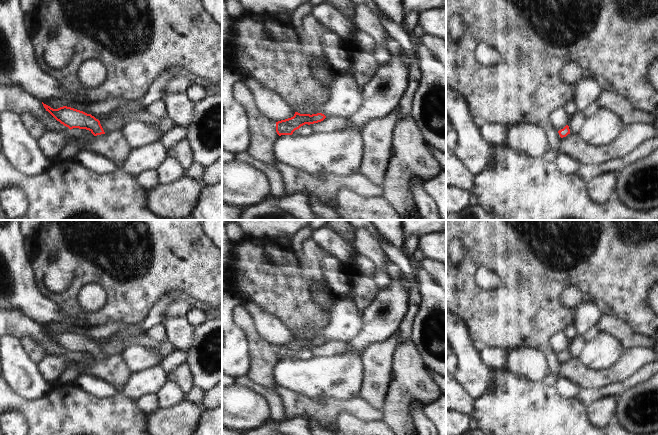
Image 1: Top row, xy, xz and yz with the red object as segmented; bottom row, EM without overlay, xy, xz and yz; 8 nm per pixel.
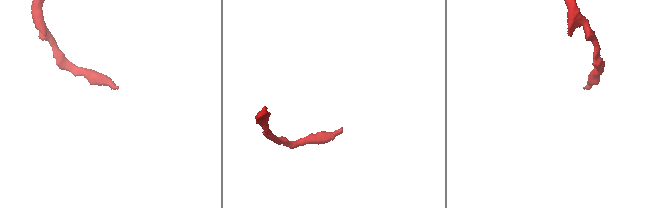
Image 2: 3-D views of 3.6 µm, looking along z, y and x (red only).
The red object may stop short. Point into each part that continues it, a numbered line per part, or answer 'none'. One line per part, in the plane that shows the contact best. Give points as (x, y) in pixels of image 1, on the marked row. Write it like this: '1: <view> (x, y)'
none

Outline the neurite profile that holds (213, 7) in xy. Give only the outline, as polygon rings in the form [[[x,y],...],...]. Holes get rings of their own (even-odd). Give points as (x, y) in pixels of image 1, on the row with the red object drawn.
[[[201,0],[205,11],[222,27],[222,0]]]

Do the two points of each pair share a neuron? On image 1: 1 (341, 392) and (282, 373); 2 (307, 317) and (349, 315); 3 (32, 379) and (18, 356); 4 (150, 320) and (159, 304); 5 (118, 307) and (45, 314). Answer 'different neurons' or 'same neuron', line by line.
1: same neuron
2: different neurons
3: same neuron
4: same neuron
5: different neurons

